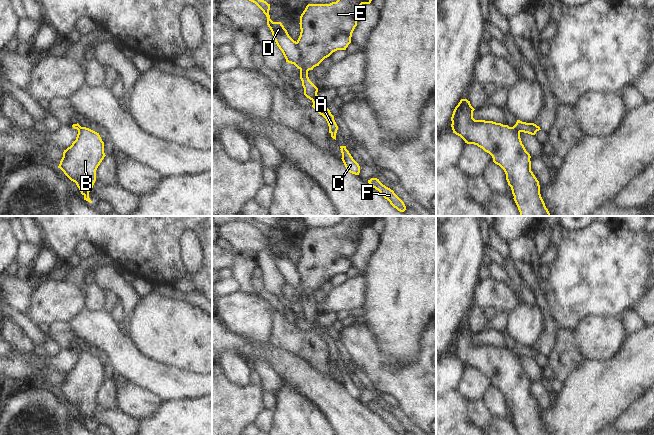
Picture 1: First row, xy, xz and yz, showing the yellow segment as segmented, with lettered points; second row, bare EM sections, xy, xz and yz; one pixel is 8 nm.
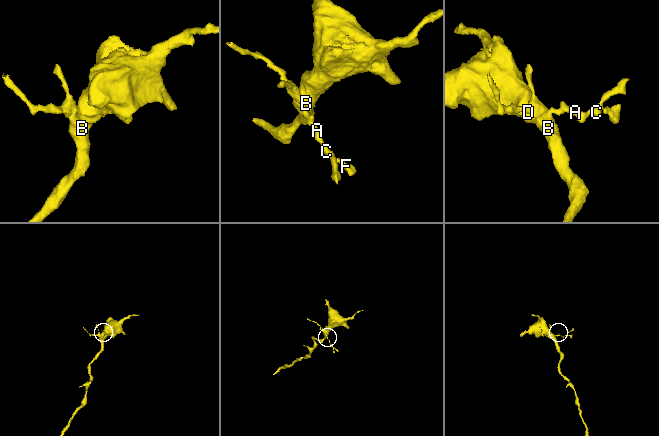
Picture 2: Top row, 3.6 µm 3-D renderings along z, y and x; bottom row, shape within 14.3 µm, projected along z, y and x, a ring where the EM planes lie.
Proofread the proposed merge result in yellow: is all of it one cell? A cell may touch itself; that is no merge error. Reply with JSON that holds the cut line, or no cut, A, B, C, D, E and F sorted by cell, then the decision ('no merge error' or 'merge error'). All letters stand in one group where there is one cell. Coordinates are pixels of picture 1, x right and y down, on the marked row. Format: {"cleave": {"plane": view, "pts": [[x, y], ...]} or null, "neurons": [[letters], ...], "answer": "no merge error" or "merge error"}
{"cleave": {"plane": "xz", "pts": [[295, 42], [301, 65], [307, 71]]}, "neurons": [["A", "C", "D", "F"], ["B", "E"]], "answer": "merge error"}

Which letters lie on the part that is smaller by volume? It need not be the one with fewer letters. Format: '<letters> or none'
A, C, D, F

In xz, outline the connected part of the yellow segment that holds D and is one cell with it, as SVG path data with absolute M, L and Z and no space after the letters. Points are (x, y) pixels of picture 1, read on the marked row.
M264 0L249 1L255 3L266 15L267 25L272 32L277 46L282 51L286 59L286 62L294 64L300 70L300 79L302 81L302 86L304 88L304 95L313 102L312 107L326 119L329 126L329 133L331 134L331 137L336 140L338 126L334 120L334 116L326 107L326 104L324 104L318 98L318 88L309 80L308 71L302 66L301 57L296 45L296 41L294 41L289 36L287 30L284 28L281 22L273 22L270 19L270 4L268 4Z

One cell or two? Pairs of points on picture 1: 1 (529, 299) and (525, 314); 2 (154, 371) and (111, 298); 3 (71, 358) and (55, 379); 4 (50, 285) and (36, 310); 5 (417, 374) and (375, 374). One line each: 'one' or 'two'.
1: two
2: two
3: two
4: one
5: one

